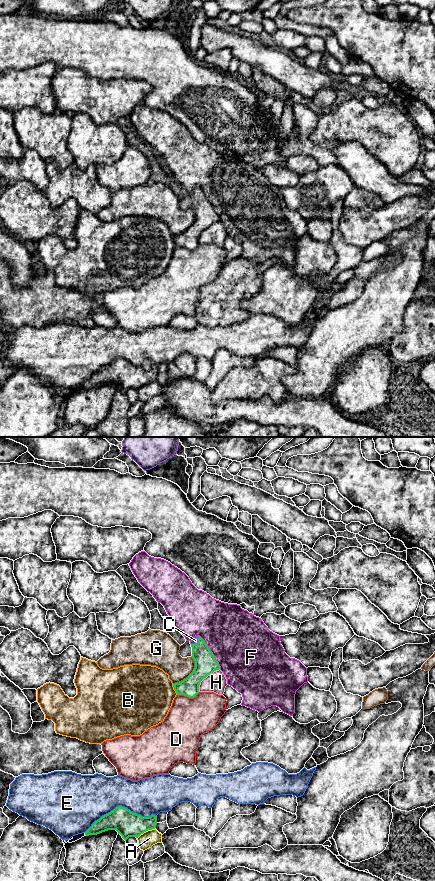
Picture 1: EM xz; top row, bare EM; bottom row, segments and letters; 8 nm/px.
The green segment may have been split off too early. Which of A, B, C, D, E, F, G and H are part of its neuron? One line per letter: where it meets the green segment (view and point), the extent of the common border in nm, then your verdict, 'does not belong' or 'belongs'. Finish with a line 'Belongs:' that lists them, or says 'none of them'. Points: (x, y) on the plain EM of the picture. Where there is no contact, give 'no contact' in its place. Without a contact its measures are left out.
A: meets green in xz at (145, 383); contact 170 nm long; does not belong
B: meets green in xz at (174, 241); contact 100 nm long; does not belong
C: meets green in xz at (198, 194); contact 90 nm long; belongs
D: meets green in xz at (188, 248); contact 190 nm long; does not belong
E: meets green in xz at (120, 358); contact 600 nm long; does not belong
F: meets green in xz at (211, 204); contact 320 nm long; does not belong
G: meets green in xz at (191, 225); contact 280 nm long; does not belong
H: meets green in xz at (205, 229); contact 260 nm long; does not belong
Belongs: C

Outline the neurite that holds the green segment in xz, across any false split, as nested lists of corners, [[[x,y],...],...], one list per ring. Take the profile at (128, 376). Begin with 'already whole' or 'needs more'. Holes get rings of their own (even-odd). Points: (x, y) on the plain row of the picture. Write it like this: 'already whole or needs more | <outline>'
already whole | [[[118,358],[95,373],[85,387],[97,387],[108,382],[116,382],[126,393],[129,389],[138,390],[144,384],[155,381],[156,377],[157,368],[142,369],[125,359]]]

